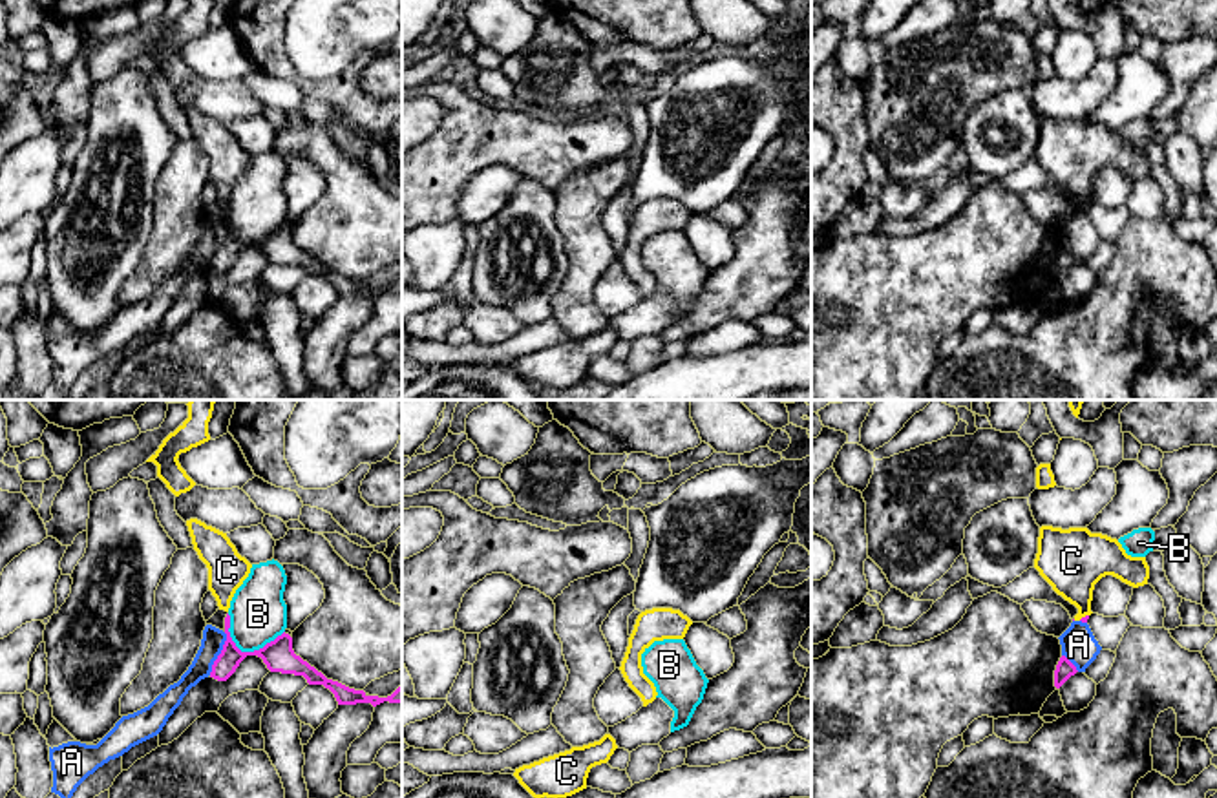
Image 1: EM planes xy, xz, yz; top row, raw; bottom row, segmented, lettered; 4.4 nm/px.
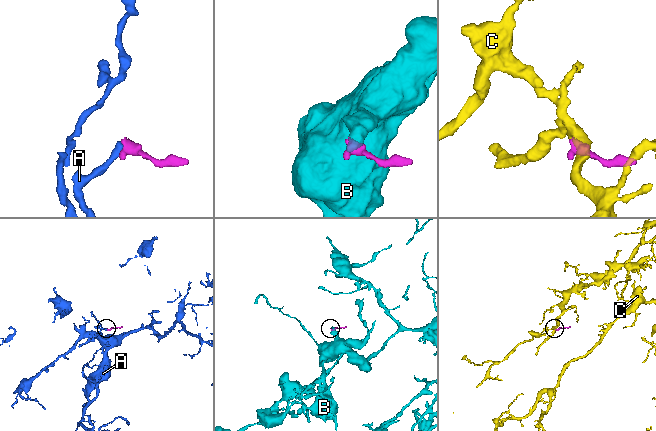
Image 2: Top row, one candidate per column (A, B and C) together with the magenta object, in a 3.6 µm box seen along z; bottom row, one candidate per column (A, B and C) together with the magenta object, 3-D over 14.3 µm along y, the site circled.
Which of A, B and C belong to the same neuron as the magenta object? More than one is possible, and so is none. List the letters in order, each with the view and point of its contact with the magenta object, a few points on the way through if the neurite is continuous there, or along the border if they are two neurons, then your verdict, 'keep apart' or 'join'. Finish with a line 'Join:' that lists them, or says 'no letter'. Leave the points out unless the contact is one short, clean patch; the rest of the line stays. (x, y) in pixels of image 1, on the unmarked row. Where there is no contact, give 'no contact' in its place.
A: meets magenta in xy at (220, 245); border along xy (225, 223), (225, 234), (209, 265); keep apart
B: meets magenta in xy at (245, 243); border along xy (227, 205), (229, 227), (242, 241), (258, 241), (284, 221); keep apart
C: meets magenta in yz at (1082, 209); runs through yz (1084, 210), (1082, 209), (1071, 154); join
Join: C

